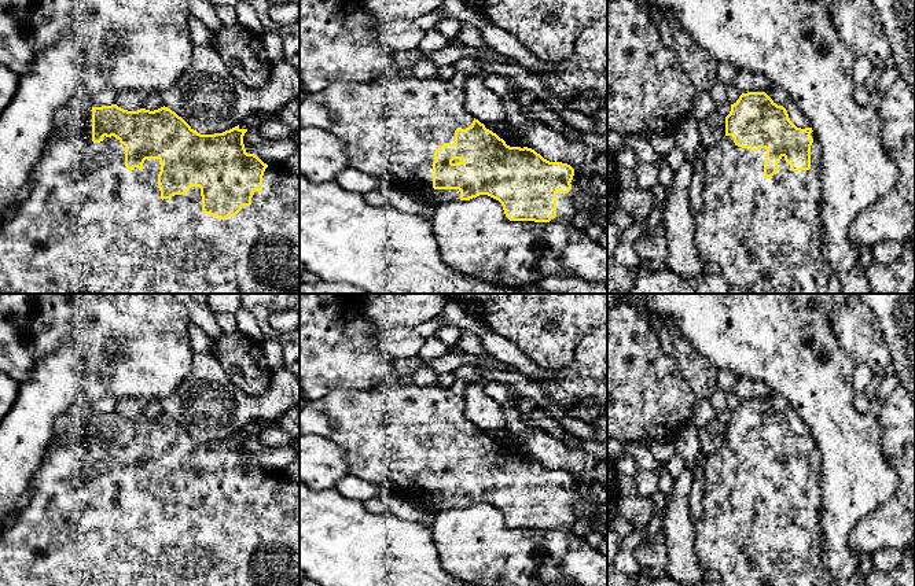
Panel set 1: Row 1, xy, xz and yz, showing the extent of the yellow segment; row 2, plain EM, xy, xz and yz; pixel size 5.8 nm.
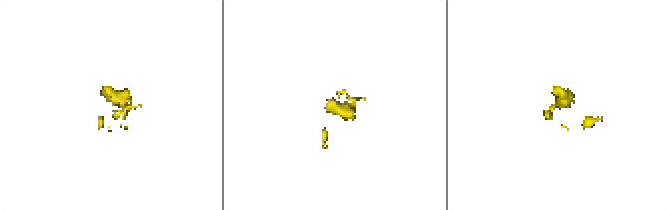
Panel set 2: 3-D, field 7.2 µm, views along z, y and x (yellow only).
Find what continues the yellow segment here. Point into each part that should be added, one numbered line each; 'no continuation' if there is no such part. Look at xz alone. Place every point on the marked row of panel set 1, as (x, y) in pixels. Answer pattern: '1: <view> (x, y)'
1: xz (390, 131)

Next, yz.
1: yz (764, 233)

